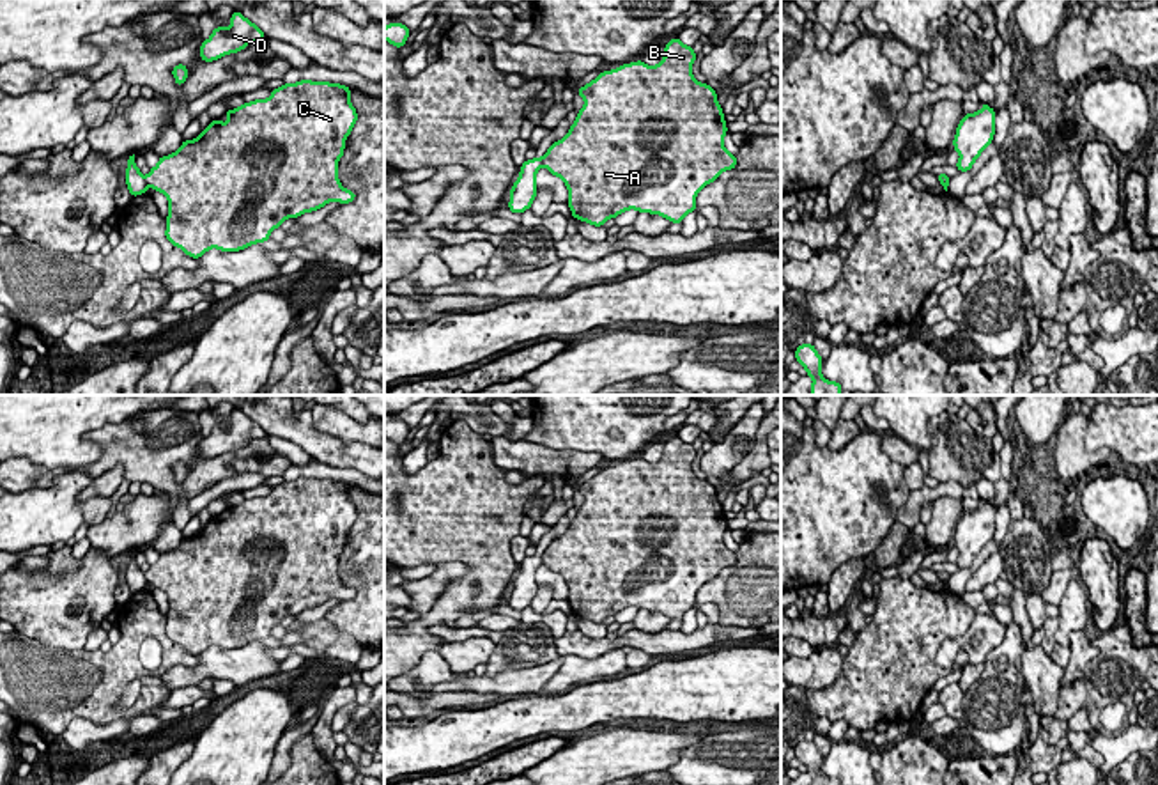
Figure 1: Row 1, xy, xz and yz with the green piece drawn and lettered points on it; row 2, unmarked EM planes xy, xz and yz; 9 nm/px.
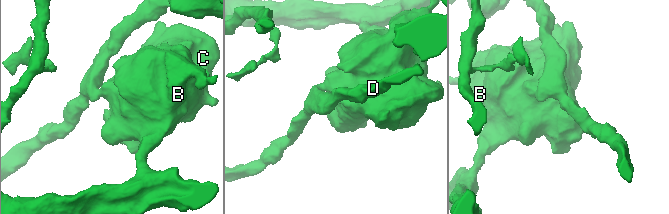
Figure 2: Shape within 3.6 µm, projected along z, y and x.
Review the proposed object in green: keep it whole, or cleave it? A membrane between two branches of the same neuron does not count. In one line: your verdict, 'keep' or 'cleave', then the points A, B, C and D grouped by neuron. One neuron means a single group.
cleave; groups A B C / D

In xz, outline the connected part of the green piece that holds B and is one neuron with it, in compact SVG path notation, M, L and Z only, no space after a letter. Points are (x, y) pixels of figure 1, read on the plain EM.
M675 434L666 441L664 454L657 462L646 462L643 457L623 461L602 468L577 487L584 503L568 530L554 539L542 555L542 563L565 579L572 615L602 624L620 610L636 606L680 620L696 608L696 592L724 567L737 563L735 551L724 544L728 525L722 503L717 500L715 487L694 475L694 457L694 447Z

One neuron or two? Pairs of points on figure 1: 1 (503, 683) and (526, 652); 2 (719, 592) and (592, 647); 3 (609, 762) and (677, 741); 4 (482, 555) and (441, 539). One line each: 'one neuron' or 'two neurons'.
1: two neurons
2: two neurons
3: one neuron
4: one neuron

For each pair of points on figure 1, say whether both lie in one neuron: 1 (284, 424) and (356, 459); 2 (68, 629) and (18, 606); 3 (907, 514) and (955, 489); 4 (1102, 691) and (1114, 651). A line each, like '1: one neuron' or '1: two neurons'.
1: one neuron
2: one neuron
3: one neuron
4: one neuron

